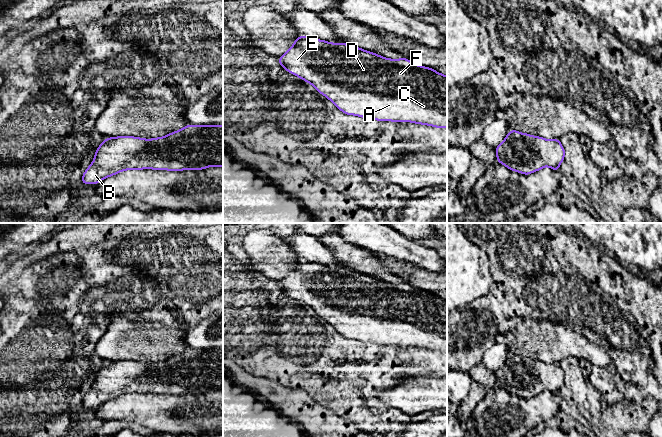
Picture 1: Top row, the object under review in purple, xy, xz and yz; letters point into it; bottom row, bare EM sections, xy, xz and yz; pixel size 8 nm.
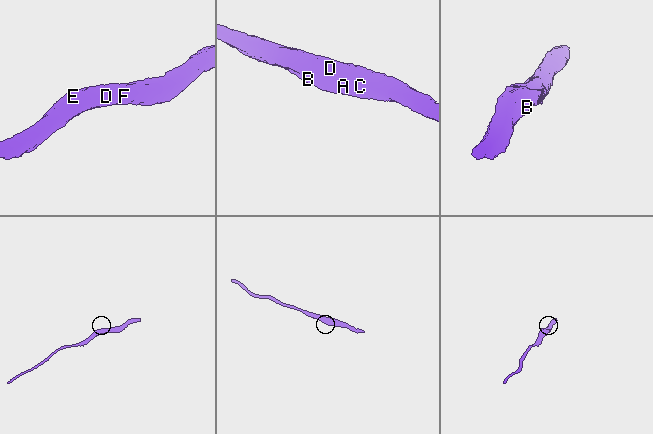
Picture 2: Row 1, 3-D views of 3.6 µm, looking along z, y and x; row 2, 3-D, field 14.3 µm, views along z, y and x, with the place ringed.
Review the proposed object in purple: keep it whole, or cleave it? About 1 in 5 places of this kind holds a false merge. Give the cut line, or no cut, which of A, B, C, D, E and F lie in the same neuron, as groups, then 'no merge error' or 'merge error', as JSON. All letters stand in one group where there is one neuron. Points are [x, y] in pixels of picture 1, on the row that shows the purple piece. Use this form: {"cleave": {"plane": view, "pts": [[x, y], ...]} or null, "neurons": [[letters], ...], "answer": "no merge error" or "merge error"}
{"cleave": null, "neurons": [["A", "B", "C", "D", "E", "F"]], "answer": "no merge error"}

